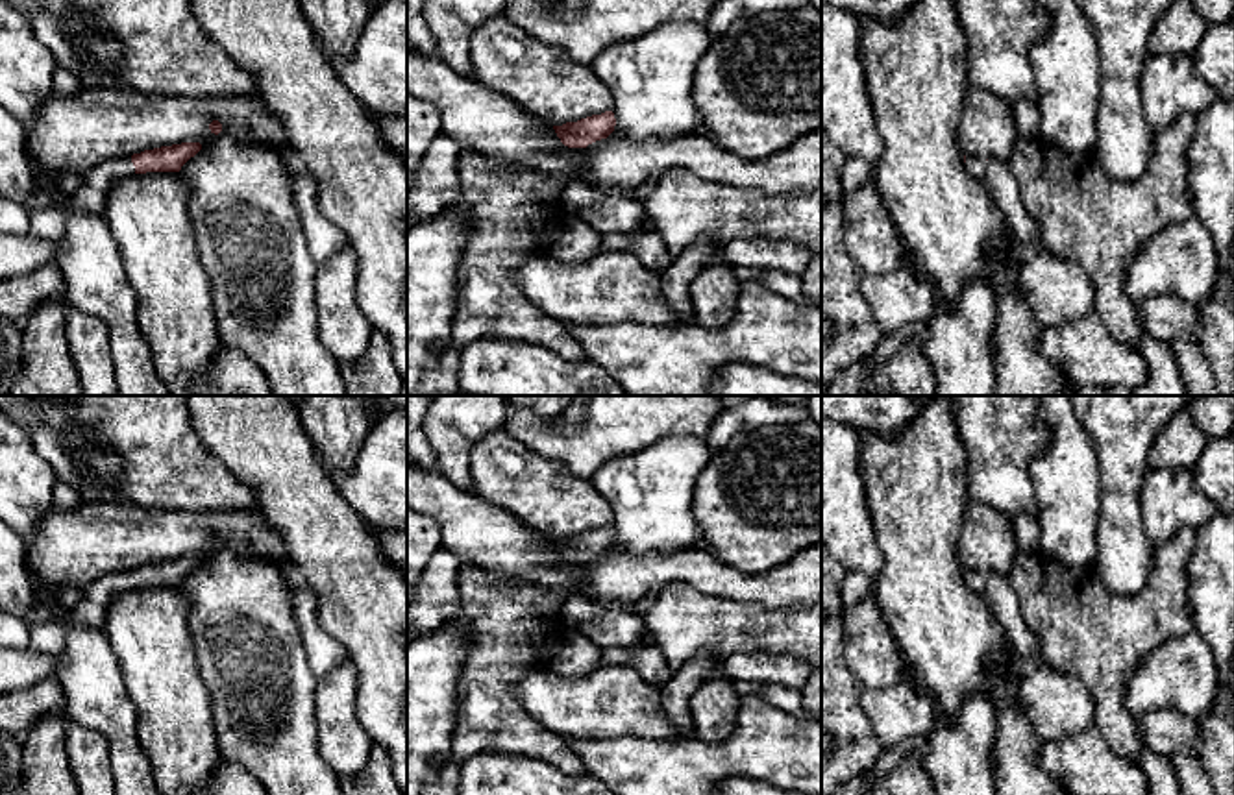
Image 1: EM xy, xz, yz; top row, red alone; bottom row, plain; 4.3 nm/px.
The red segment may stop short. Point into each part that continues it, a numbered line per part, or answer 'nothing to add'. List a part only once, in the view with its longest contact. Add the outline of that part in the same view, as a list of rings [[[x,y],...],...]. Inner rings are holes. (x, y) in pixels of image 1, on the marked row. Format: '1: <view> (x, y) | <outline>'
1: xy (47, 224) | [[[118,157],[93,166],[83,174],[83,183],[68,196],[68,205],[46,205],[30,211],[30,235],[39,240],[61,240],[70,209],[104,214],[109,189],[115,181],[133,176],[131,157]]]

